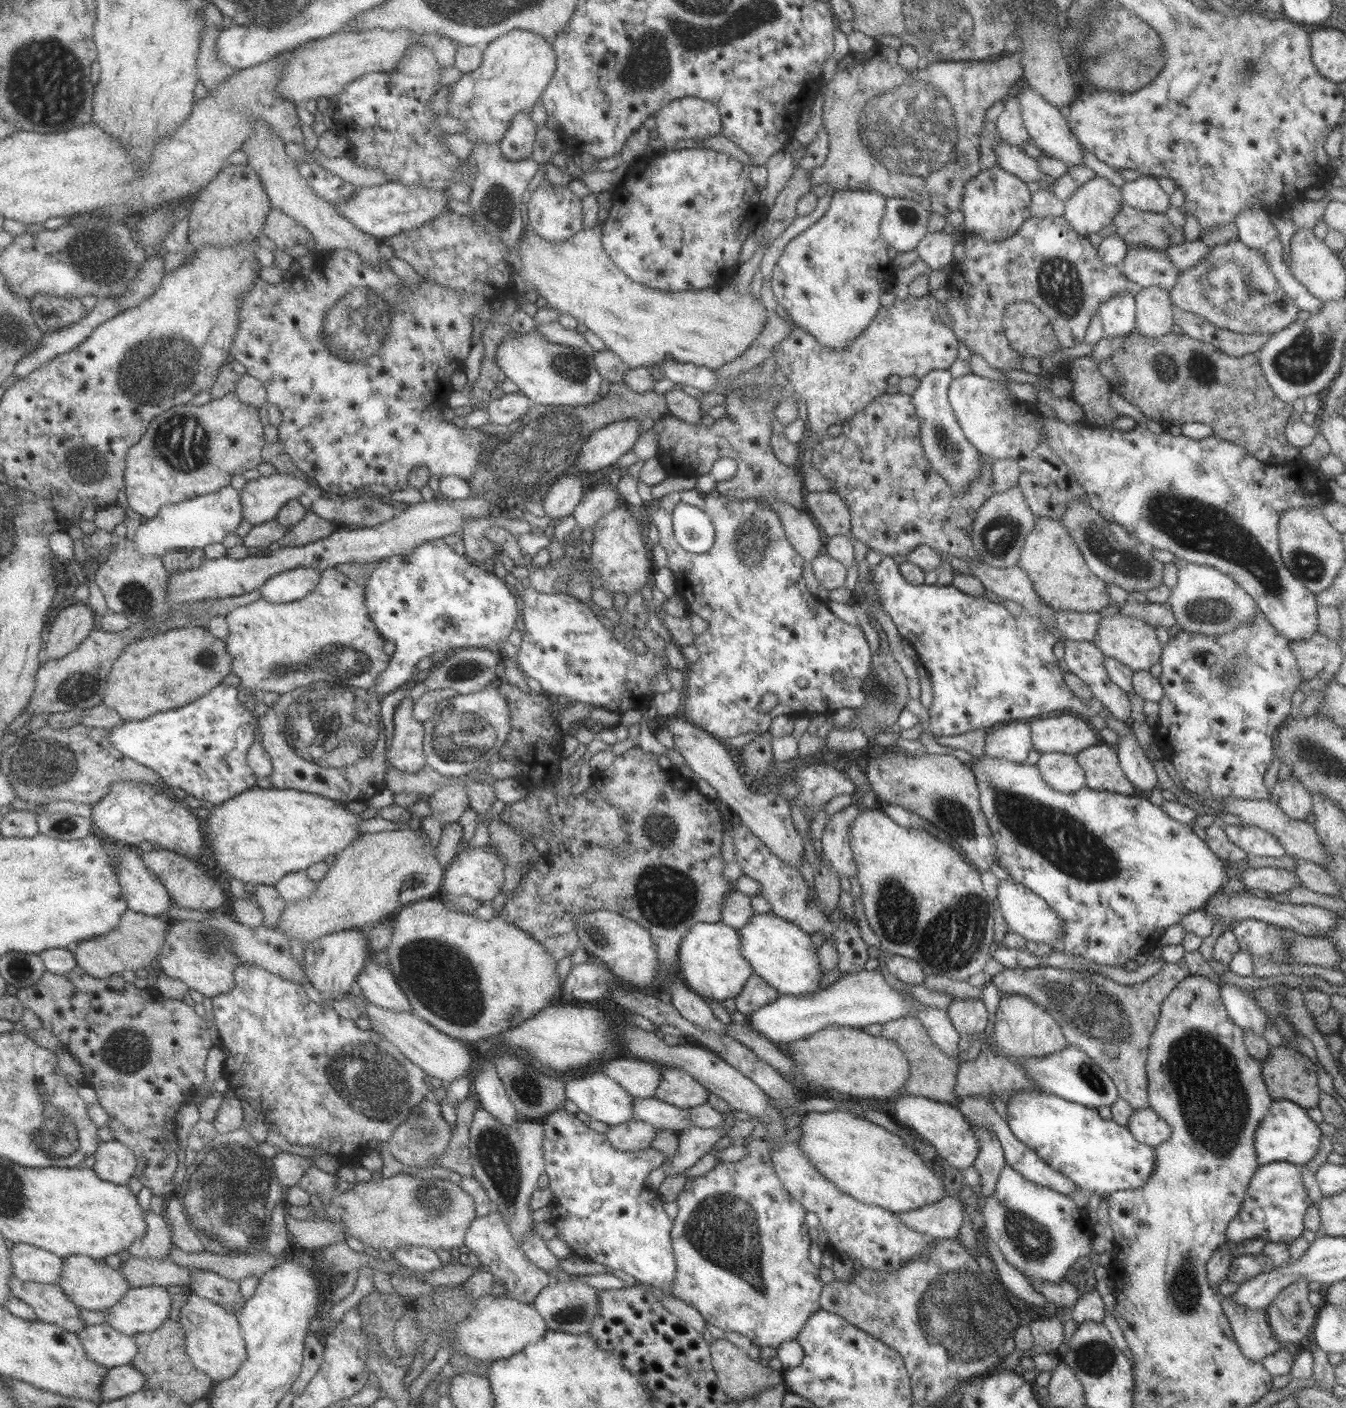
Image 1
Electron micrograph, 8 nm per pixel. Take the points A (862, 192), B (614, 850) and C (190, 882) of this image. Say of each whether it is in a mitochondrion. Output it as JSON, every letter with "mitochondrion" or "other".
{"A":"other","B":"mitochondrion","C":"other"}

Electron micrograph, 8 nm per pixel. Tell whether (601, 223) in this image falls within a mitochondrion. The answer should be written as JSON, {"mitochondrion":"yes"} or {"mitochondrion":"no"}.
{"mitochondrion":"no"}

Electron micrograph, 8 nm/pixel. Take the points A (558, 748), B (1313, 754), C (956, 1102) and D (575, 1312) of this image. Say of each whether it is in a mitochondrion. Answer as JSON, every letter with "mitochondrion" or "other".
{"A":"other","B":"mitochondrion","C":"other","D":"mitochondrion"}

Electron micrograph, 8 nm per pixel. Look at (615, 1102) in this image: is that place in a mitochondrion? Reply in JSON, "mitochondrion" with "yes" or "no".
{"mitochondrion":"no"}

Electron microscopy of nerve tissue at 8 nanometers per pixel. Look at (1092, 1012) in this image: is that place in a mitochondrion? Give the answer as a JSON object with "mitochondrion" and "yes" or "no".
{"mitochondrion":"yes"}

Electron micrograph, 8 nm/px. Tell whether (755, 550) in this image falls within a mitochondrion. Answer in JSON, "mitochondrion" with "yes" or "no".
{"mitochondrion":"yes"}

